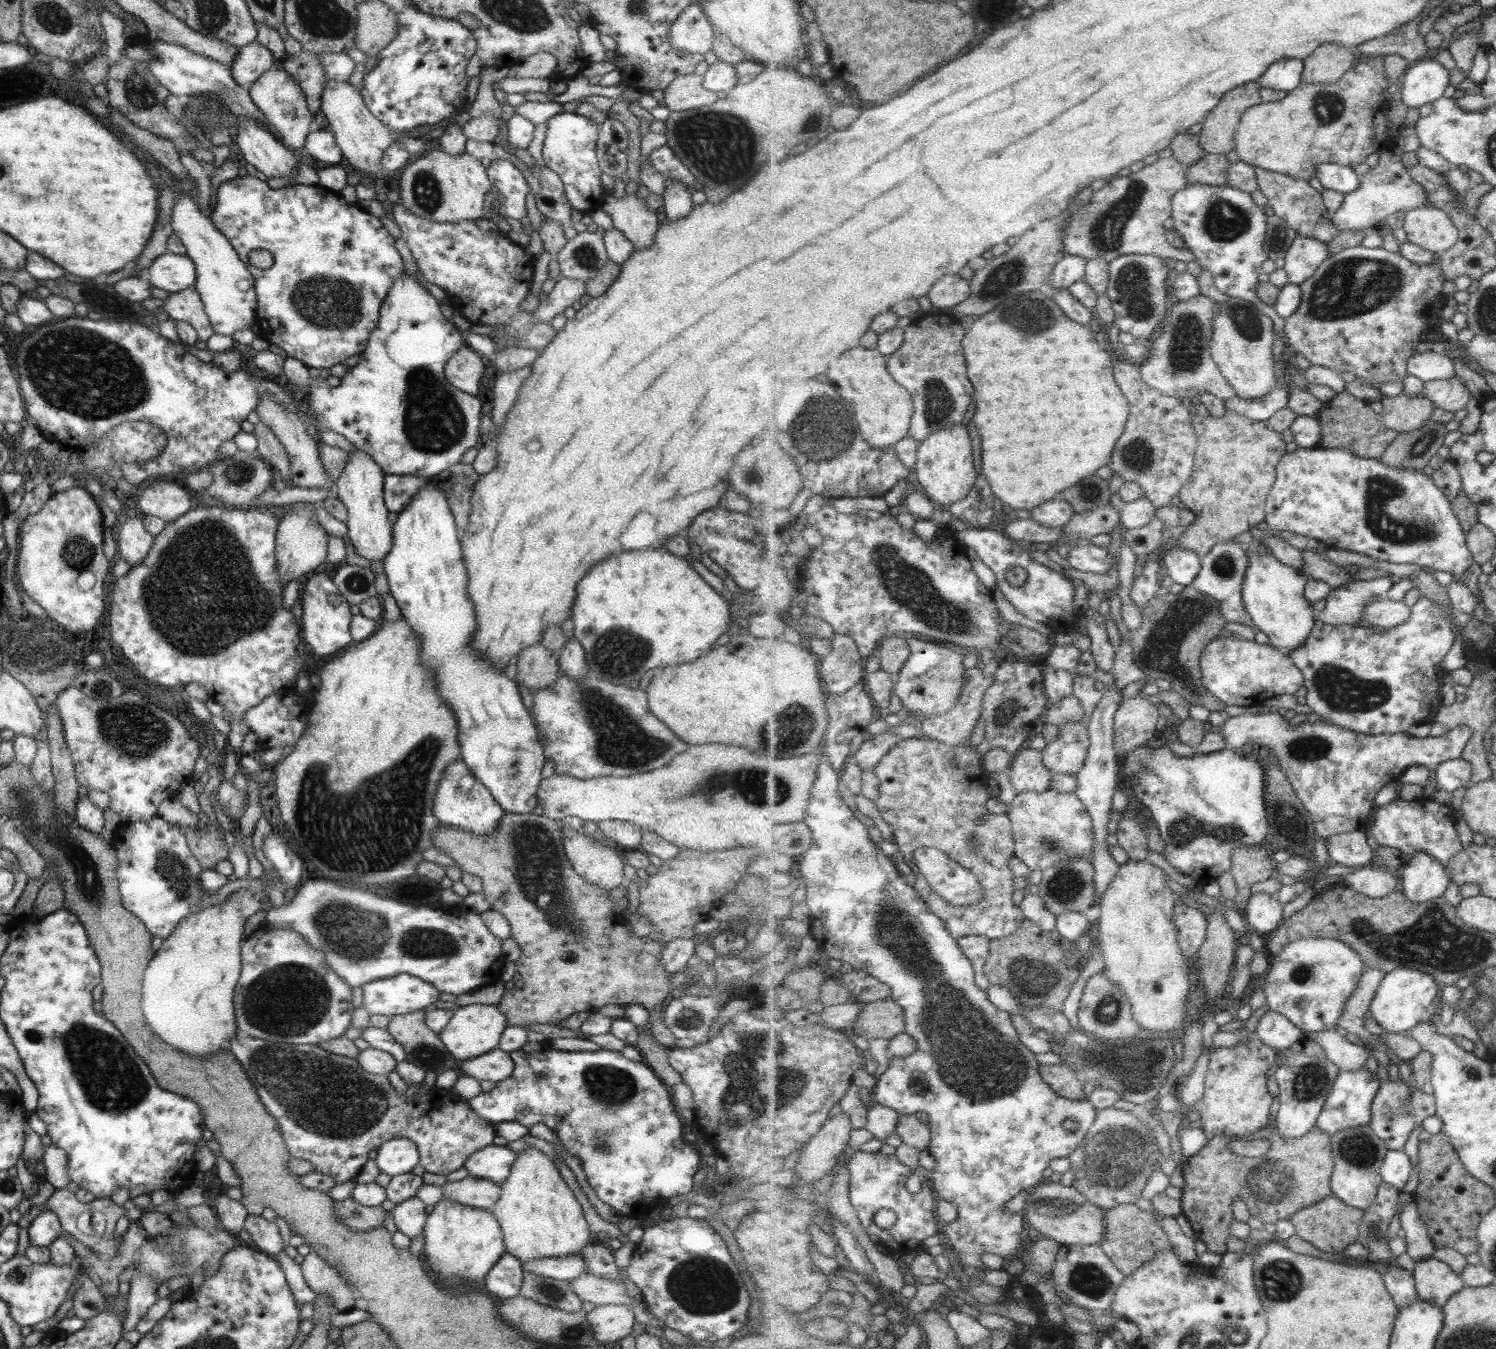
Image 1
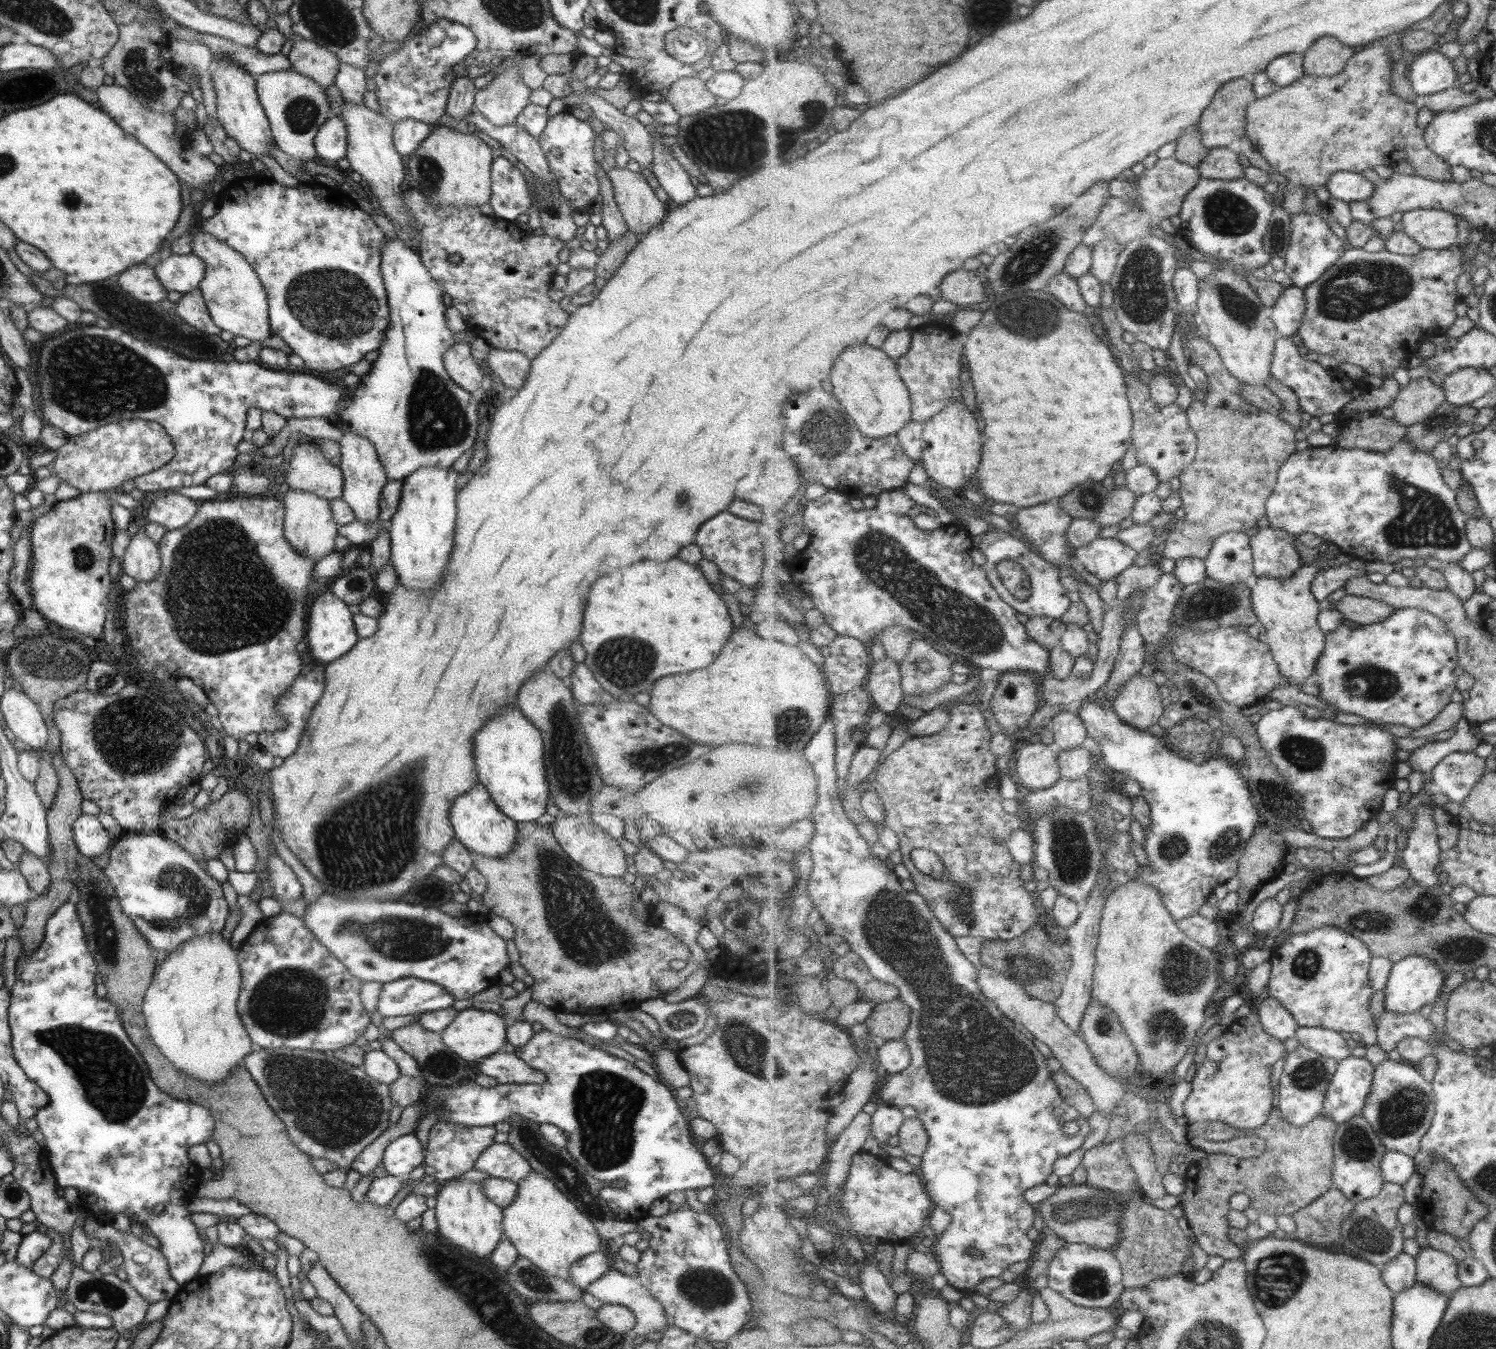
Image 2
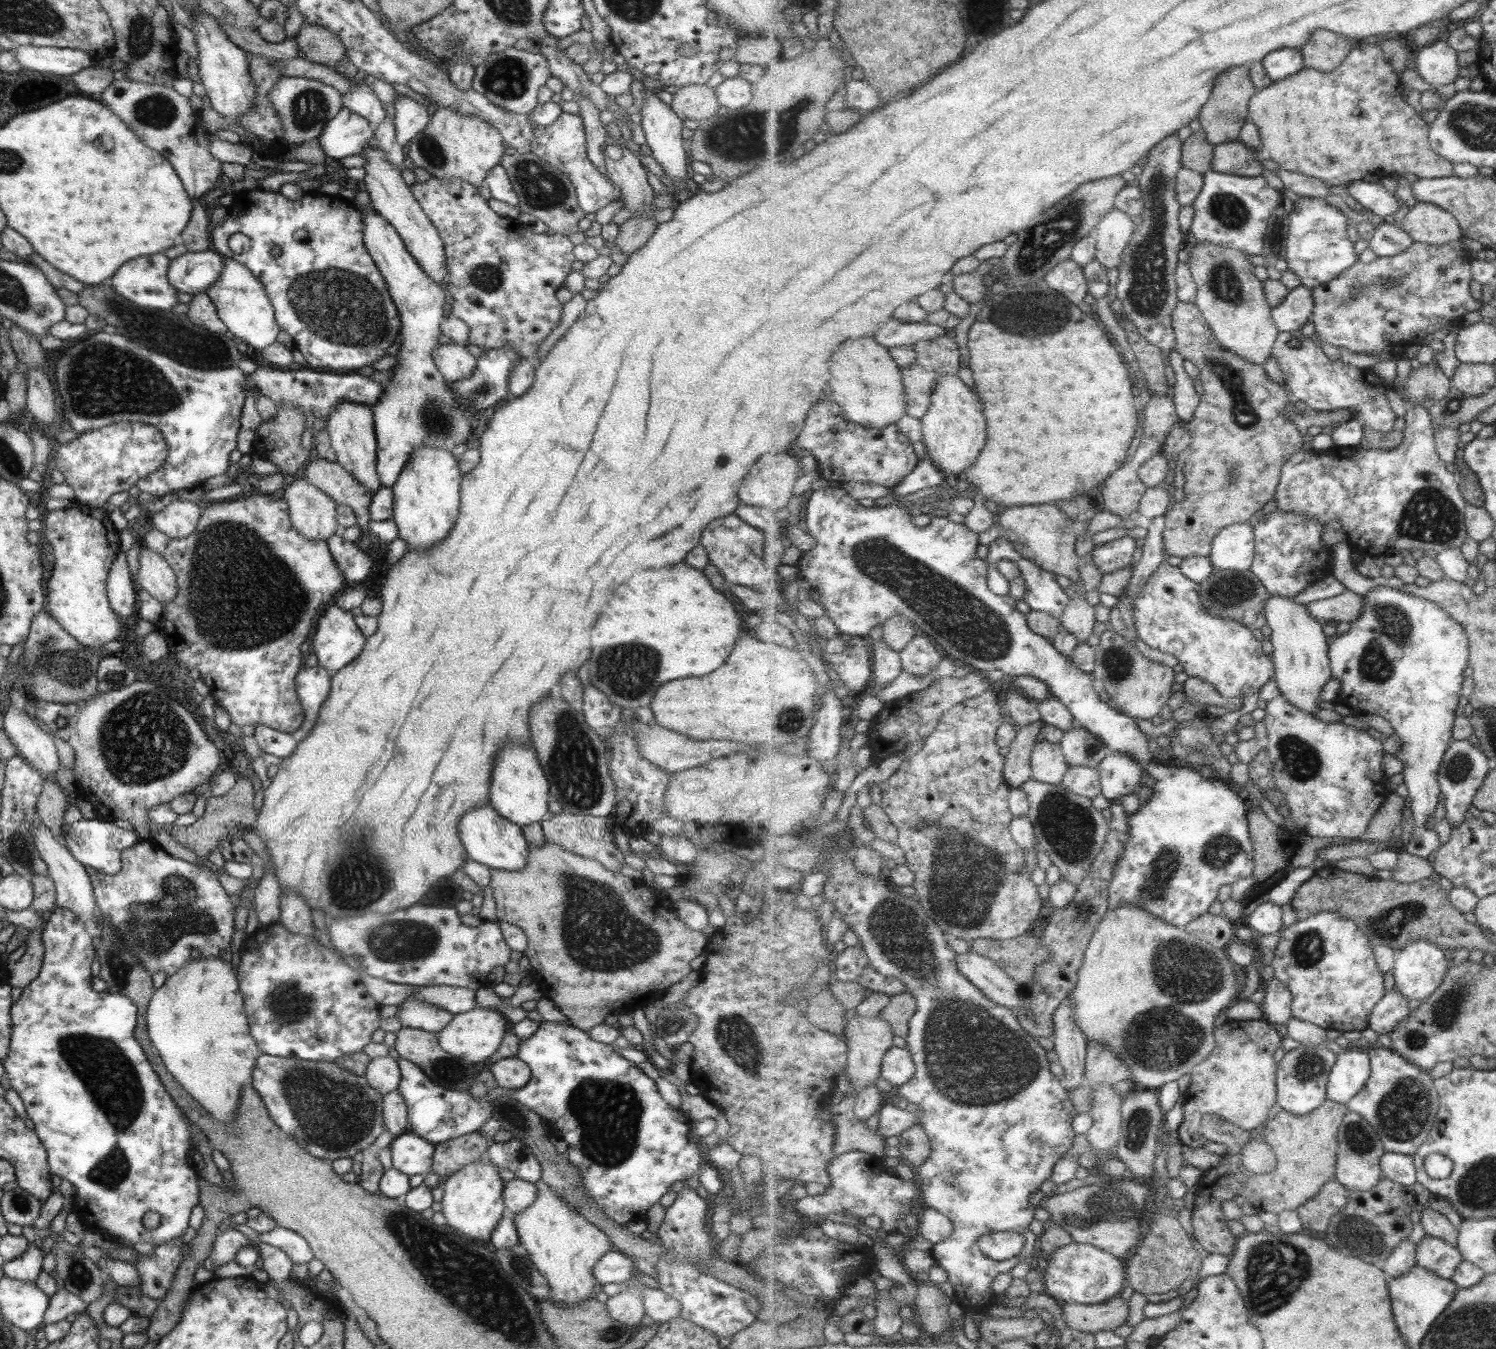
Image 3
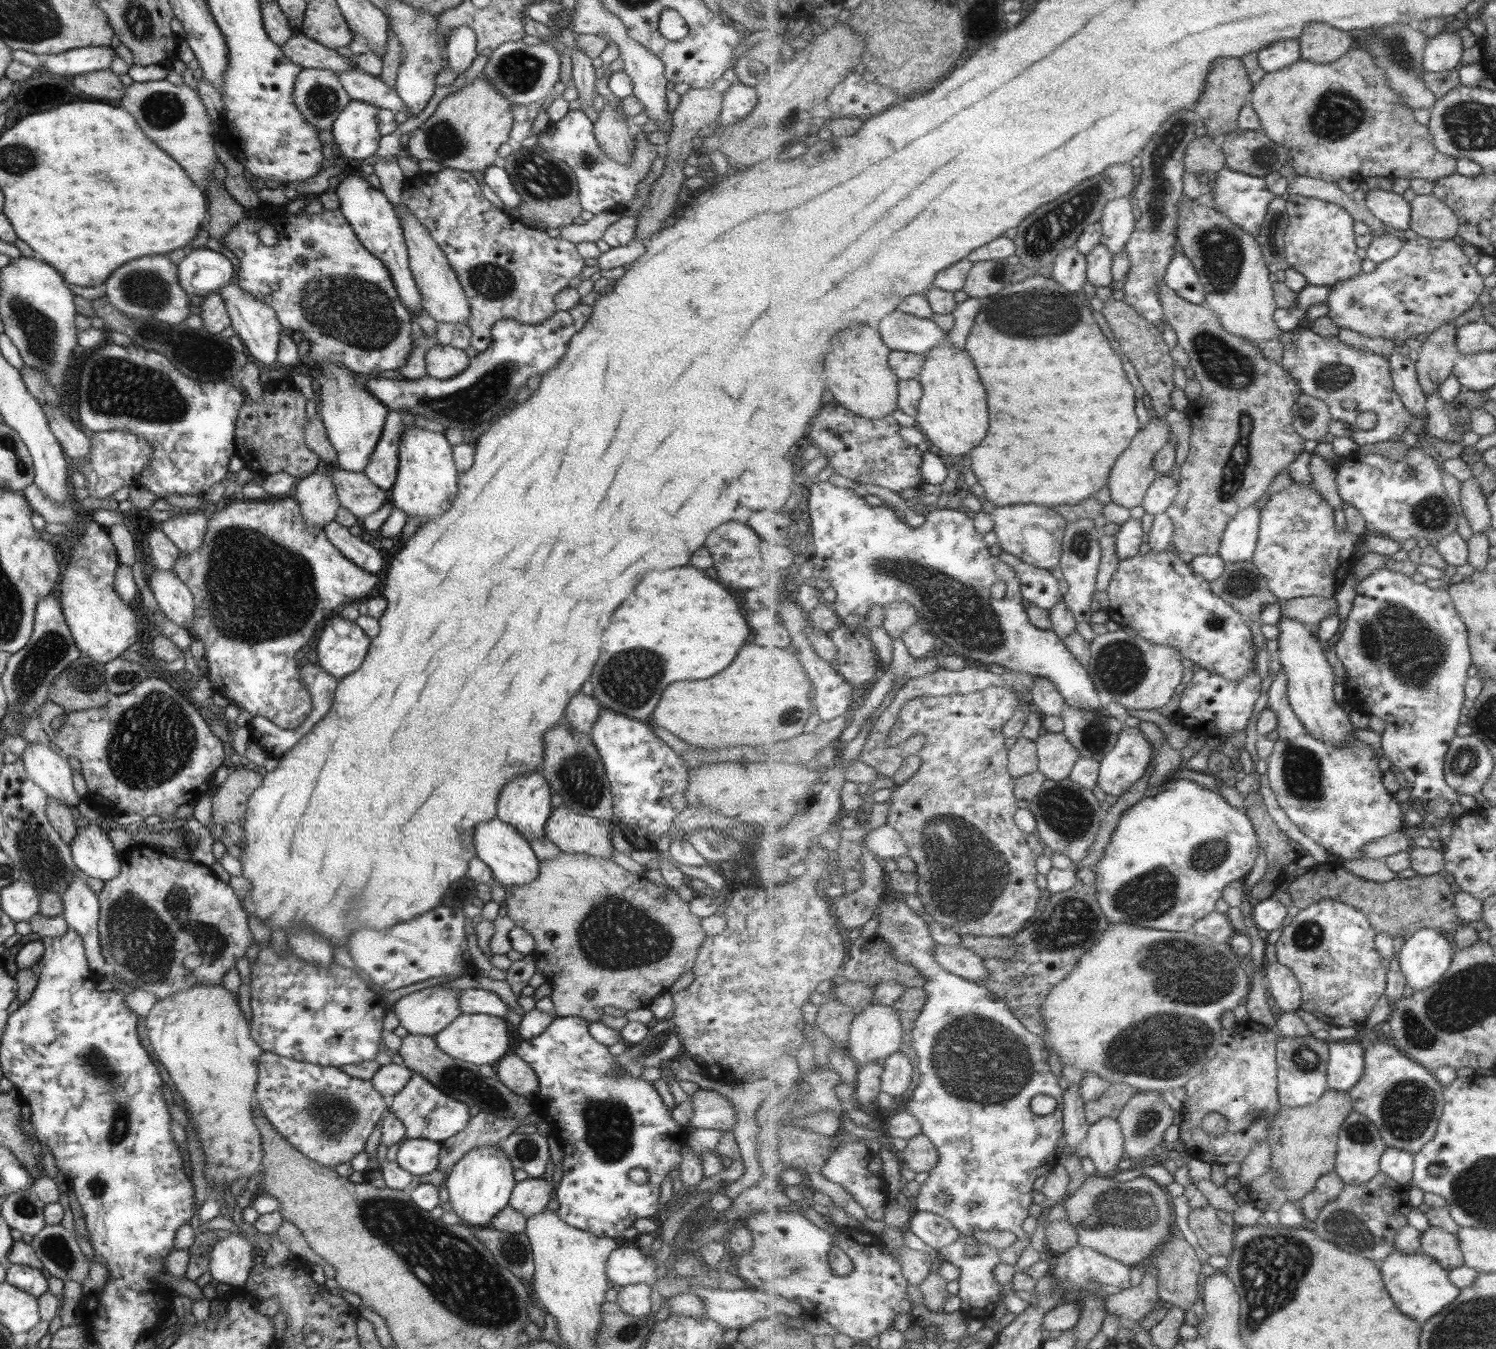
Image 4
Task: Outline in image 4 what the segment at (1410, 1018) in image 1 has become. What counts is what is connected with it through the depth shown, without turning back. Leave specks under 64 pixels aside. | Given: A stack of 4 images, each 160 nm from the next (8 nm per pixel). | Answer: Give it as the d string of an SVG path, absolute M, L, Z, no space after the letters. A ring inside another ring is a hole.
M1422 928L1407 939L1398 959L1406 984L1414 990L1427 990L1444 979L1455 954L1452 938L1434 928Z

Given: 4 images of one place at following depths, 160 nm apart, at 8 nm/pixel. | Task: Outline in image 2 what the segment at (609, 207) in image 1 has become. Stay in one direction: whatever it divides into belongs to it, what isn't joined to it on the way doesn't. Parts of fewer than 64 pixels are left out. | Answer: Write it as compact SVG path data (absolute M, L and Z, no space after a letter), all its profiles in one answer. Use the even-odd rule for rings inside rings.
M615 166L606 168L606 174L613 188L617 211L621 213L628 233L639 238L661 222L667 210L639 173Z

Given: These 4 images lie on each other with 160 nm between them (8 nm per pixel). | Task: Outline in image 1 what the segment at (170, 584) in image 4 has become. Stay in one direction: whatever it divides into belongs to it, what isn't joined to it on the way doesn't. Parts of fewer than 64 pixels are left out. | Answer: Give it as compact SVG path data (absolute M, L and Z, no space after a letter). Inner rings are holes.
M131 516L123 524L114 528L113 537L116 539L117 555L133 566L147 554L153 536L146 530L143 520Z

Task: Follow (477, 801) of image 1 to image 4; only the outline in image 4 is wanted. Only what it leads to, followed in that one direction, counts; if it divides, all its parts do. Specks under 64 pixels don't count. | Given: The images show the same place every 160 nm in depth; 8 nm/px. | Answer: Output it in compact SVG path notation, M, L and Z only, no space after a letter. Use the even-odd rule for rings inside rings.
M497 817L478 822L474 826L472 841L476 857L491 870L495 882L499 882L502 888L524 885L537 876L540 862L530 844L512 826Z

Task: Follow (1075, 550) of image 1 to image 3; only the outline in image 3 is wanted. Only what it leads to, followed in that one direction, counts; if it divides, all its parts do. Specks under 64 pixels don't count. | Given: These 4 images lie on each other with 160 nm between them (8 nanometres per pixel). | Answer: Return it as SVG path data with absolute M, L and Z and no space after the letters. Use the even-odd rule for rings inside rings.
M1127 535L1102 545L1095 545L1091 551L1092 561L1103 574L1111 574L1127 568L1133 560L1135 550L1137 550L1137 542Z

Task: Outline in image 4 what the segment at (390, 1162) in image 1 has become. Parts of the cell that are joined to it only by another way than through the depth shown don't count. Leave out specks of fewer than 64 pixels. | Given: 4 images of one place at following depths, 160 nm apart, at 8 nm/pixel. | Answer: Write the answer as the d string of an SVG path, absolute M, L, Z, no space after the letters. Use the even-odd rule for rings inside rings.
M409 1138L399 1144L397 1166L413 1176L423 1176L437 1169L440 1144Z

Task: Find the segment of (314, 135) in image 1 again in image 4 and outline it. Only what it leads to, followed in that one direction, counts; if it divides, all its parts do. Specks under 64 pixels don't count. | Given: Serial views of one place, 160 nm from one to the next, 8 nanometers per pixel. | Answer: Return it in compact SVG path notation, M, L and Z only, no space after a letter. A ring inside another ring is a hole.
M350 100L330 126L335 153L345 156L350 164L371 156L380 139L375 117L375 106Z

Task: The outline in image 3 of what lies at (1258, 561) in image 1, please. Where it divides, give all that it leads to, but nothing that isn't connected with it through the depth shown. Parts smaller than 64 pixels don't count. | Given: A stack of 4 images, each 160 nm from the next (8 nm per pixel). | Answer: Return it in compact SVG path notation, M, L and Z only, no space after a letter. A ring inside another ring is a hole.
M1271 595L1264 610L1268 626L1272 629L1270 642L1274 648L1272 662L1275 667L1275 681L1278 689L1289 702L1301 707L1310 718L1327 706L1321 701L1323 686L1333 679L1331 658L1327 646L1324 625L1308 609L1293 597Z

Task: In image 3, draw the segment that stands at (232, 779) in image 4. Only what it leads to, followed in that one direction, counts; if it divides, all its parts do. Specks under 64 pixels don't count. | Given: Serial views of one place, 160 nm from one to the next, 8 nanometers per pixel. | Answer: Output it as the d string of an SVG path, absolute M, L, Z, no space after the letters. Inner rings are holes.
M239 780L227 794L223 794L223 804L221 796L211 796L206 799L202 816L197 818L196 826L190 829L186 826L173 826L169 830L169 835L181 846L188 848L196 856L201 857L201 862L207 862L206 856L216 849L218 842L229 834L236 834L237 829L250 828L256 819L255 809L253 809L253 788L247 780ZM221 826L221 828L219 828Z

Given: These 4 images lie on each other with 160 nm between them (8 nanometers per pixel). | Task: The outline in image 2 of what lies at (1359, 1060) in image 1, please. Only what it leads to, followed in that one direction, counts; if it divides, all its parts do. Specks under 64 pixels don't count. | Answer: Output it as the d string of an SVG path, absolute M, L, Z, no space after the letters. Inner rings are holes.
M1300 1026L1296 1032L1299 1044L1337 1061L1349 1058L1353 1052L1347 1040L1336 1030L1319 1026Z

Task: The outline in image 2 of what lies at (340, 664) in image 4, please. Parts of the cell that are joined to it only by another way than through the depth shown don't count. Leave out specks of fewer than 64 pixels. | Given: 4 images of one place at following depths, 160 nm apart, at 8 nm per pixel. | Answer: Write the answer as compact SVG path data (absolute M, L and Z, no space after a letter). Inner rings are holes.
M330 589L315 596L315 599L309 605L305 640L307 640L307 647L309 647L315 660L326 664L335 662L337 658L341 658L343 654L347 654L347 651L355 646L354 642L358 638L352 623L352 614L347 606L348 604L336 597Z

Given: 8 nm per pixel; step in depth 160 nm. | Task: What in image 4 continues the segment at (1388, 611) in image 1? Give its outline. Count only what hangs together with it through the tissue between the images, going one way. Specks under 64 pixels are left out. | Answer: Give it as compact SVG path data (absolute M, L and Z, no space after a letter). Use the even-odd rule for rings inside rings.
M1297 597L1281 601L1280 616L1297 619L1310 627L1317 627L1328 616L1337 614L1339 604L1334 597Z

